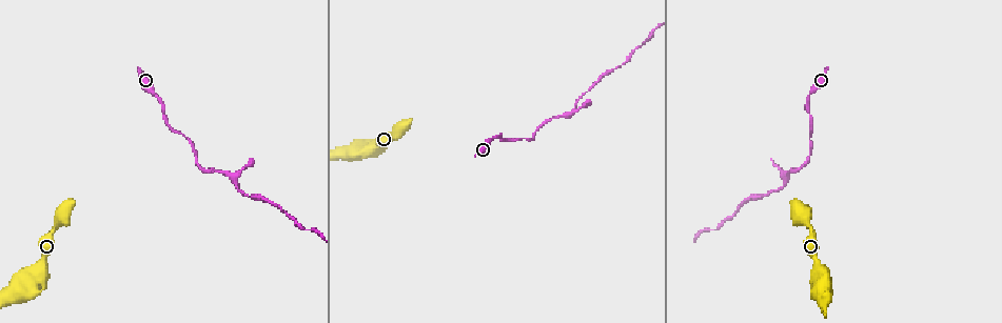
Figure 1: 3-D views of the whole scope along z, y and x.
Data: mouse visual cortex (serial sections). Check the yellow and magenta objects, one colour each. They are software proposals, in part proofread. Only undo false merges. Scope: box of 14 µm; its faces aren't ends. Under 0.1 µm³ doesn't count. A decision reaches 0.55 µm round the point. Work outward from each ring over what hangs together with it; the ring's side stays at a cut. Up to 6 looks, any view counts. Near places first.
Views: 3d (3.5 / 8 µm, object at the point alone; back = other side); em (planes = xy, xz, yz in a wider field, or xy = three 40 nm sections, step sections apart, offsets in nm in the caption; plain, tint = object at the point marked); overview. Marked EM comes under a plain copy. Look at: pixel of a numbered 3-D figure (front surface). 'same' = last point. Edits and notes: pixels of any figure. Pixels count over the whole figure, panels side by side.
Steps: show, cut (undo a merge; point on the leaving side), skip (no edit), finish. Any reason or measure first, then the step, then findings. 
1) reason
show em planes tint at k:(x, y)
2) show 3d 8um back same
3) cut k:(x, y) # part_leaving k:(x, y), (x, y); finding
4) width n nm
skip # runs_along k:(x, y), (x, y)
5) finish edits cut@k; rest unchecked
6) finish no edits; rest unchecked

a narrow waist
show em planes tint at 1:(190, 141)

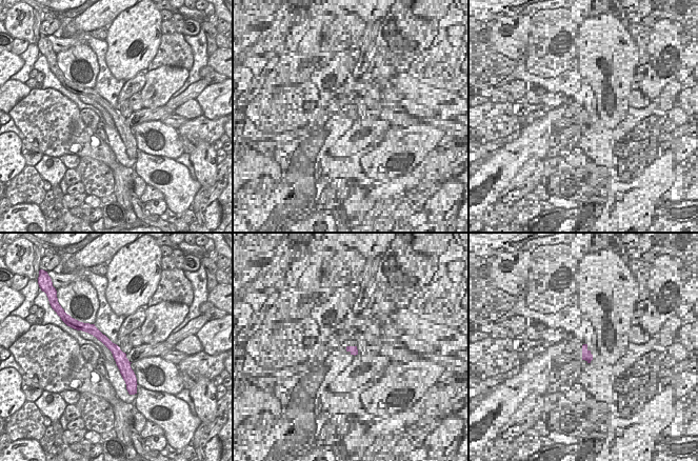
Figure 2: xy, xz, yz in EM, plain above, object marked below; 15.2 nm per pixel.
show 3d 3.5um same

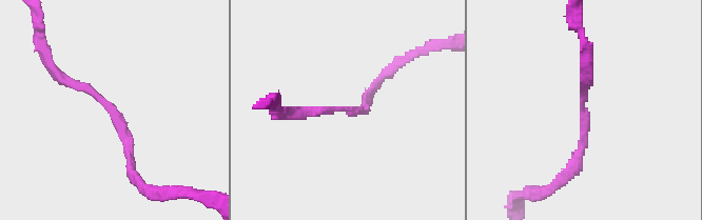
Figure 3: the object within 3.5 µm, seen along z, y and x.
width 200 nm
skip # runs_along 2:(92, 327), (117, 353), (132, 379); one cell here

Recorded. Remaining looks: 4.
sudden change in width
show 3d 8um at 1:(576, 107)

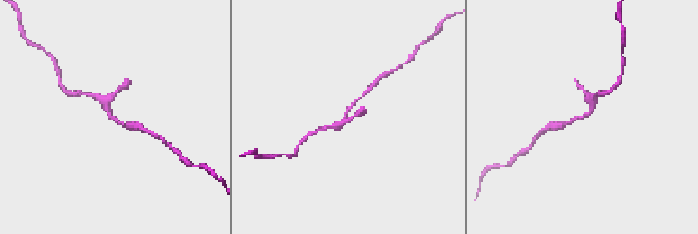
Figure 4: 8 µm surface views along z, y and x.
arm_widths 100, 250 nm
show em xy step 5 tint at 4:(582, 119)

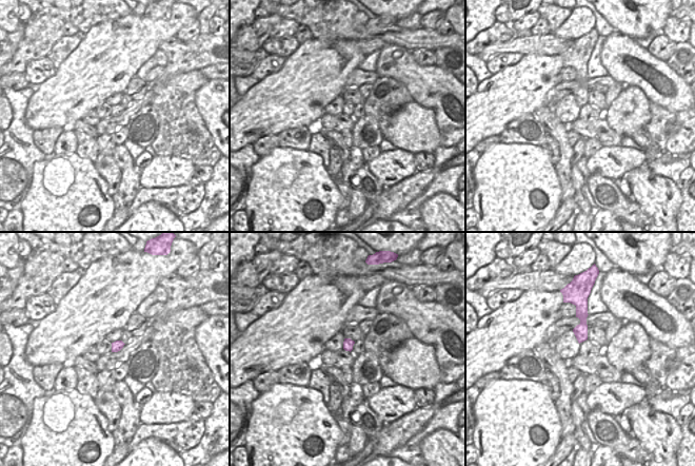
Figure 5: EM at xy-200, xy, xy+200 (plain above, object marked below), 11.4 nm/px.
width 120 nm
skip # runs_along 4:(333, 125), (345, 122), (347, 110), (364, 93); all the same cell

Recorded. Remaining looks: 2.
finish no edits; rest unchecked

